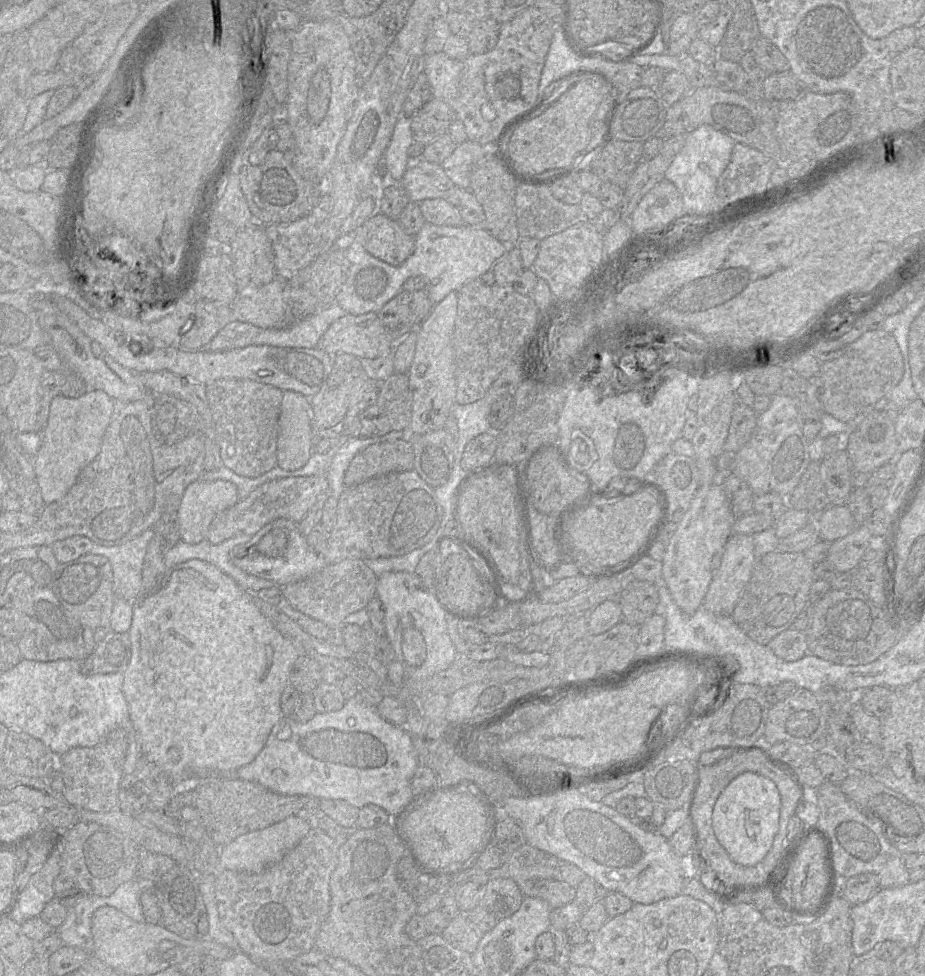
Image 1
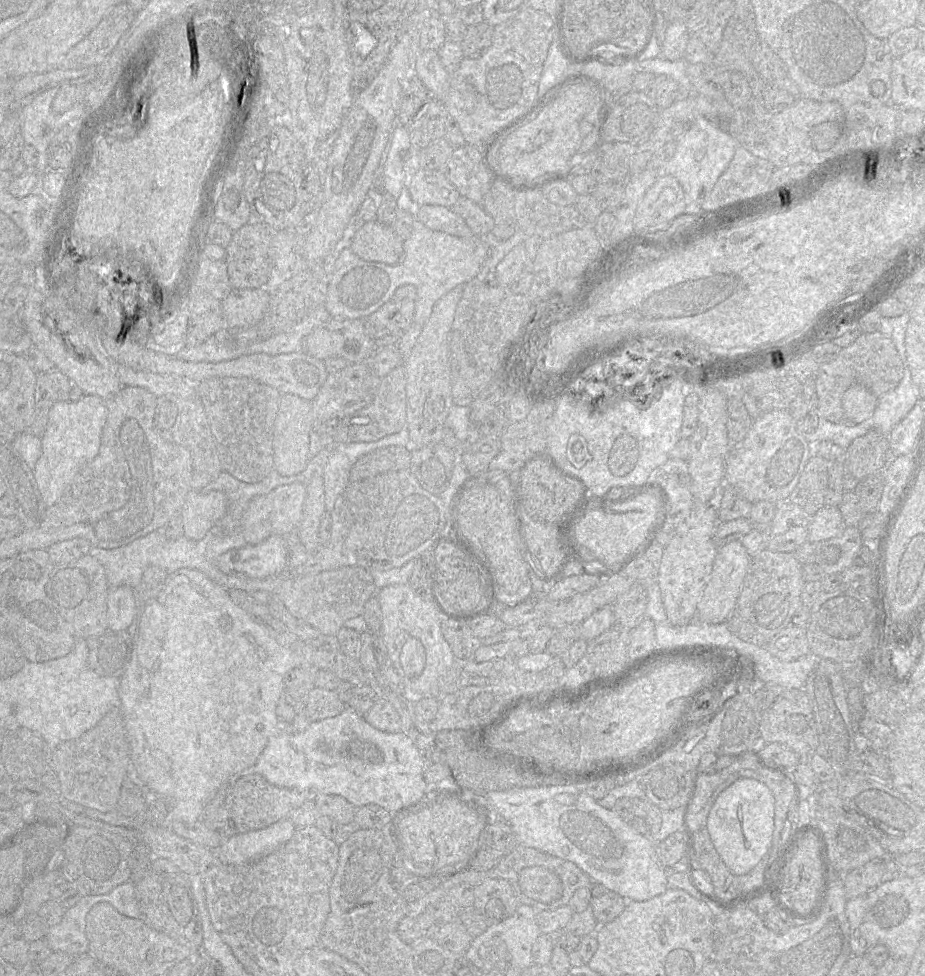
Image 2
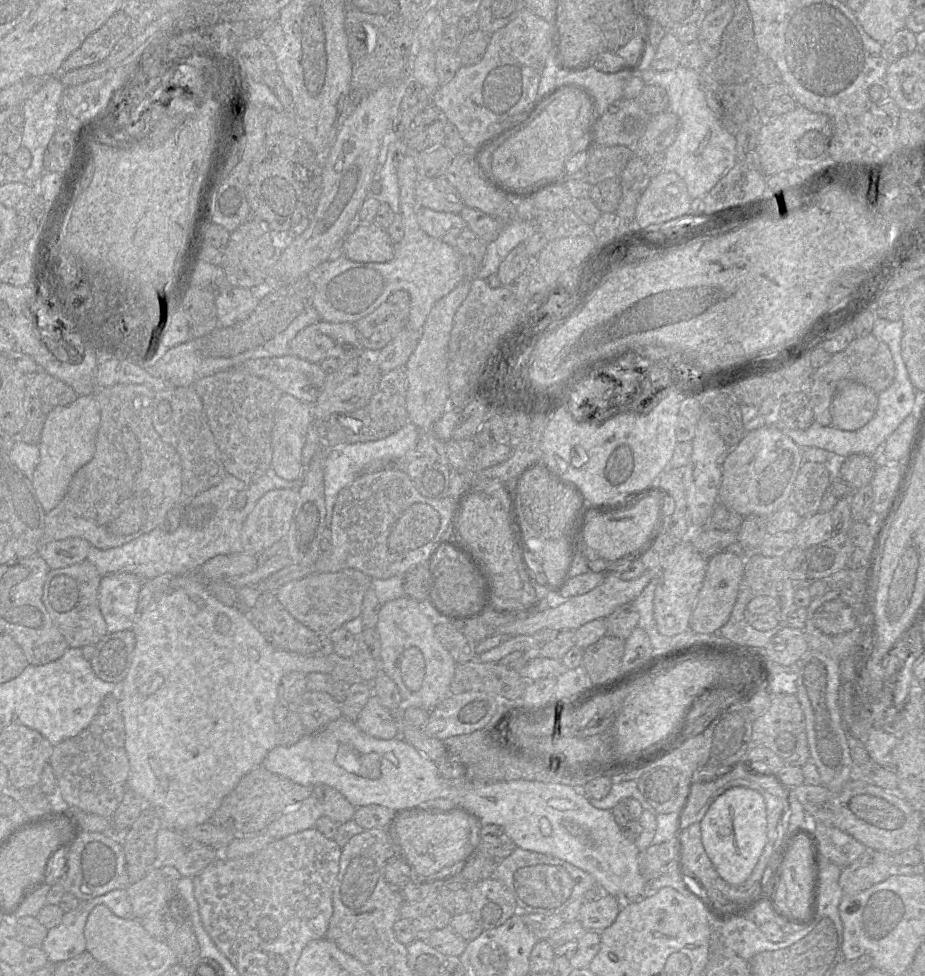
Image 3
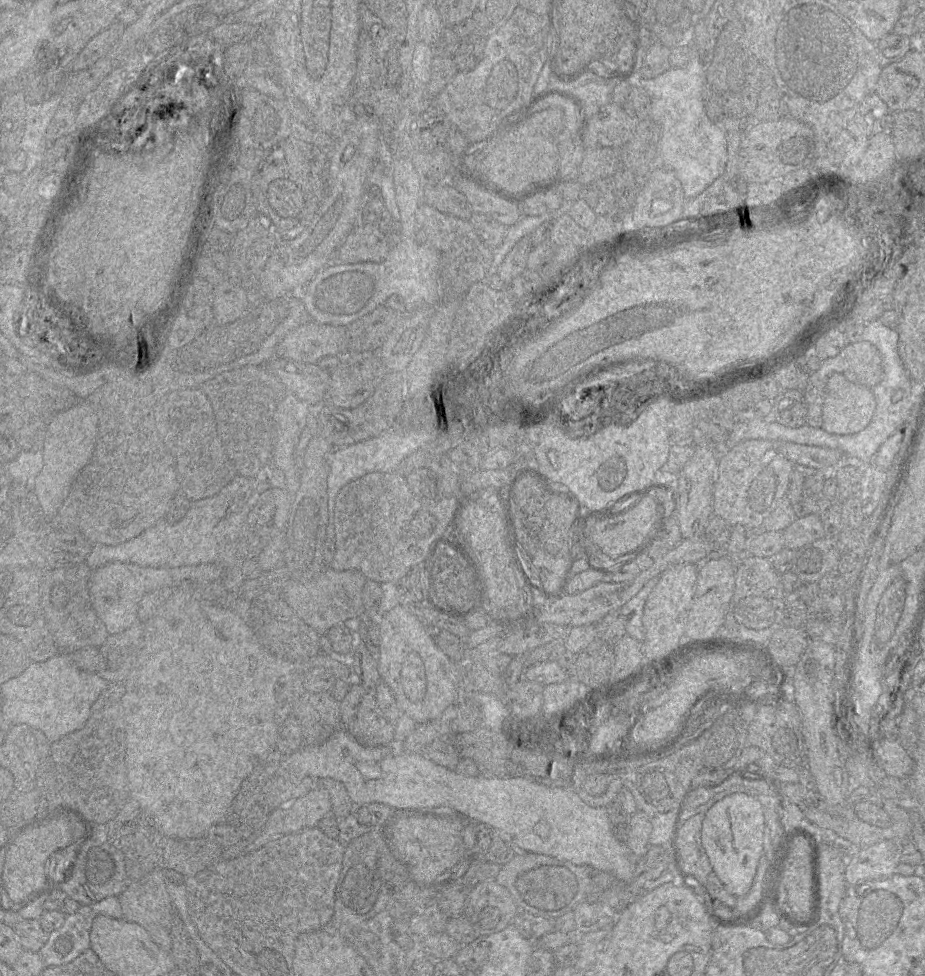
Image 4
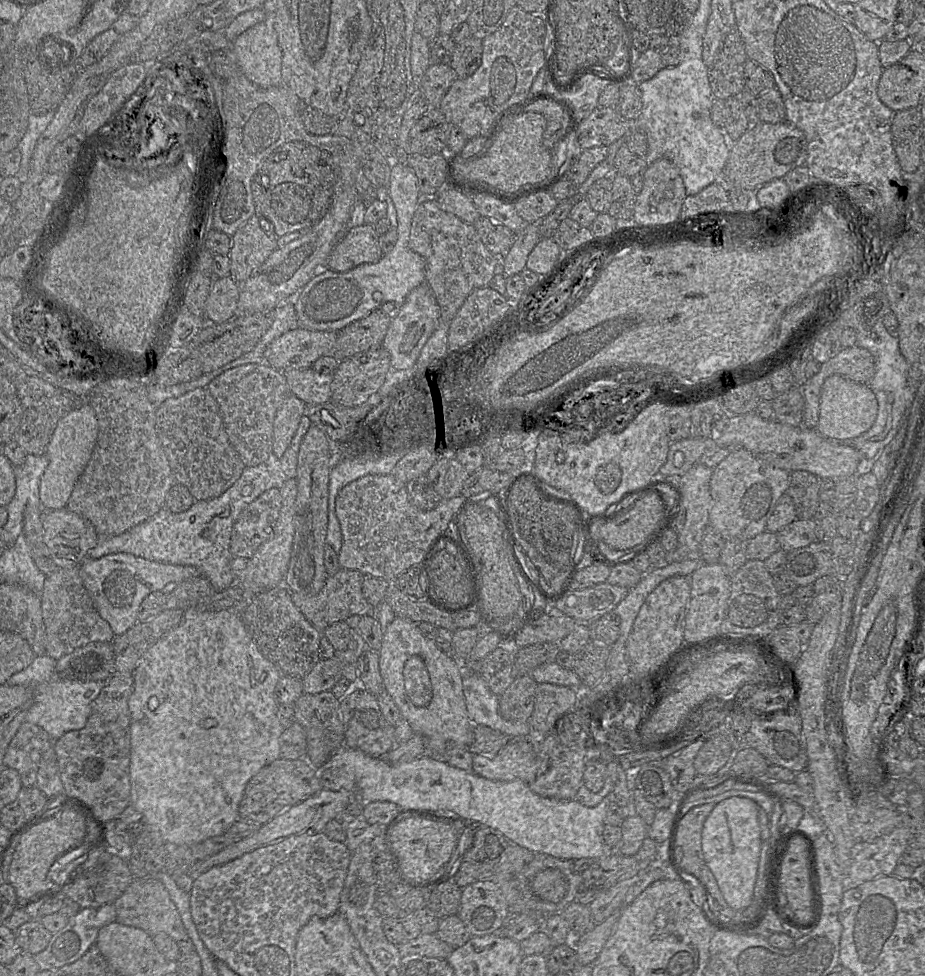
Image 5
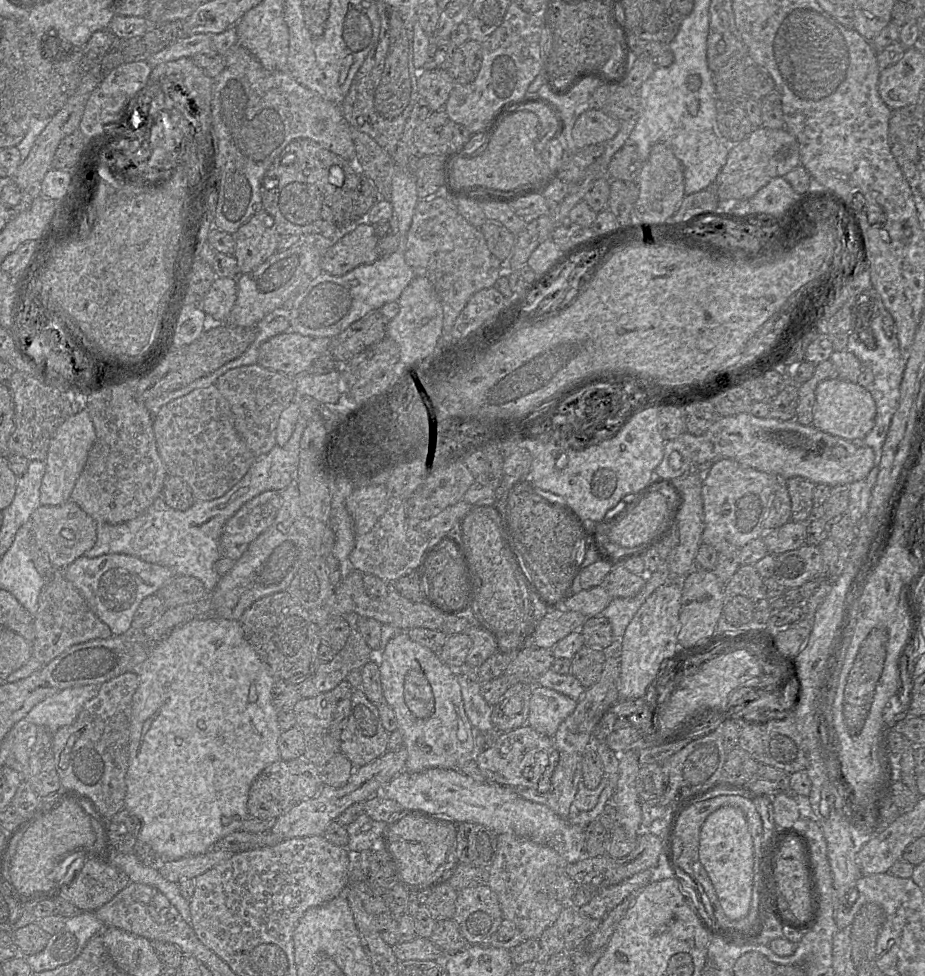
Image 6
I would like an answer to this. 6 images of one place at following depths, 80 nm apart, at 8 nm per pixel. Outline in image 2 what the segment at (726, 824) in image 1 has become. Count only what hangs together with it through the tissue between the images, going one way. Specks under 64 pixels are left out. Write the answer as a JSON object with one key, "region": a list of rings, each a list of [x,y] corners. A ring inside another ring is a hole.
{"region":[[[740,778],[717,797],[707,818],[710,839],[727,868],[735,875],[750,872],[767,854],[774,832],[774,796],[767,783]]]}

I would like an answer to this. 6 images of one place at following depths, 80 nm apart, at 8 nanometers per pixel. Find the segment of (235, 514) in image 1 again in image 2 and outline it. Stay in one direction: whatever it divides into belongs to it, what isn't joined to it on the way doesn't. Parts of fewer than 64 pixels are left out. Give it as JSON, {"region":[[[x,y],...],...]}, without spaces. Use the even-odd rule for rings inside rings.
{"region":[[[300,482],[282,485],[269,493],[254,498],[240,520],[241,532],[249,545],[263,542],[272,535],[285,536],[299,525],[303,504],[306,499],[306,486]]]}

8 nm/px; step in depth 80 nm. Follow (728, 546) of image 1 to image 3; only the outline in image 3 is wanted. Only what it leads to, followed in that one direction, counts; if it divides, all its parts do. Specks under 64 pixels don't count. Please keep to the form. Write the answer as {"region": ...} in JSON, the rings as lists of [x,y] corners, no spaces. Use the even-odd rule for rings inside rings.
{"region":[[[725,549],[707,559],[704,581],[690,617],[690,629],[693,632],[714,633],[726,624],[737,598],[745,557]]]}

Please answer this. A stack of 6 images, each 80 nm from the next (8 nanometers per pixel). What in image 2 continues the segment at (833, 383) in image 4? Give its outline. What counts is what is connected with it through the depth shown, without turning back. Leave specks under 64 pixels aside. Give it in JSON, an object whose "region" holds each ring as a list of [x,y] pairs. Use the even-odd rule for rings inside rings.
{"region":[[[861,384],[851,385],[842,396],[842,407],[845,415],[846,422],[839,423],[855,423],[868,419],[872,414],[877,404],[877,397],[870,392],[865,386]]]}

